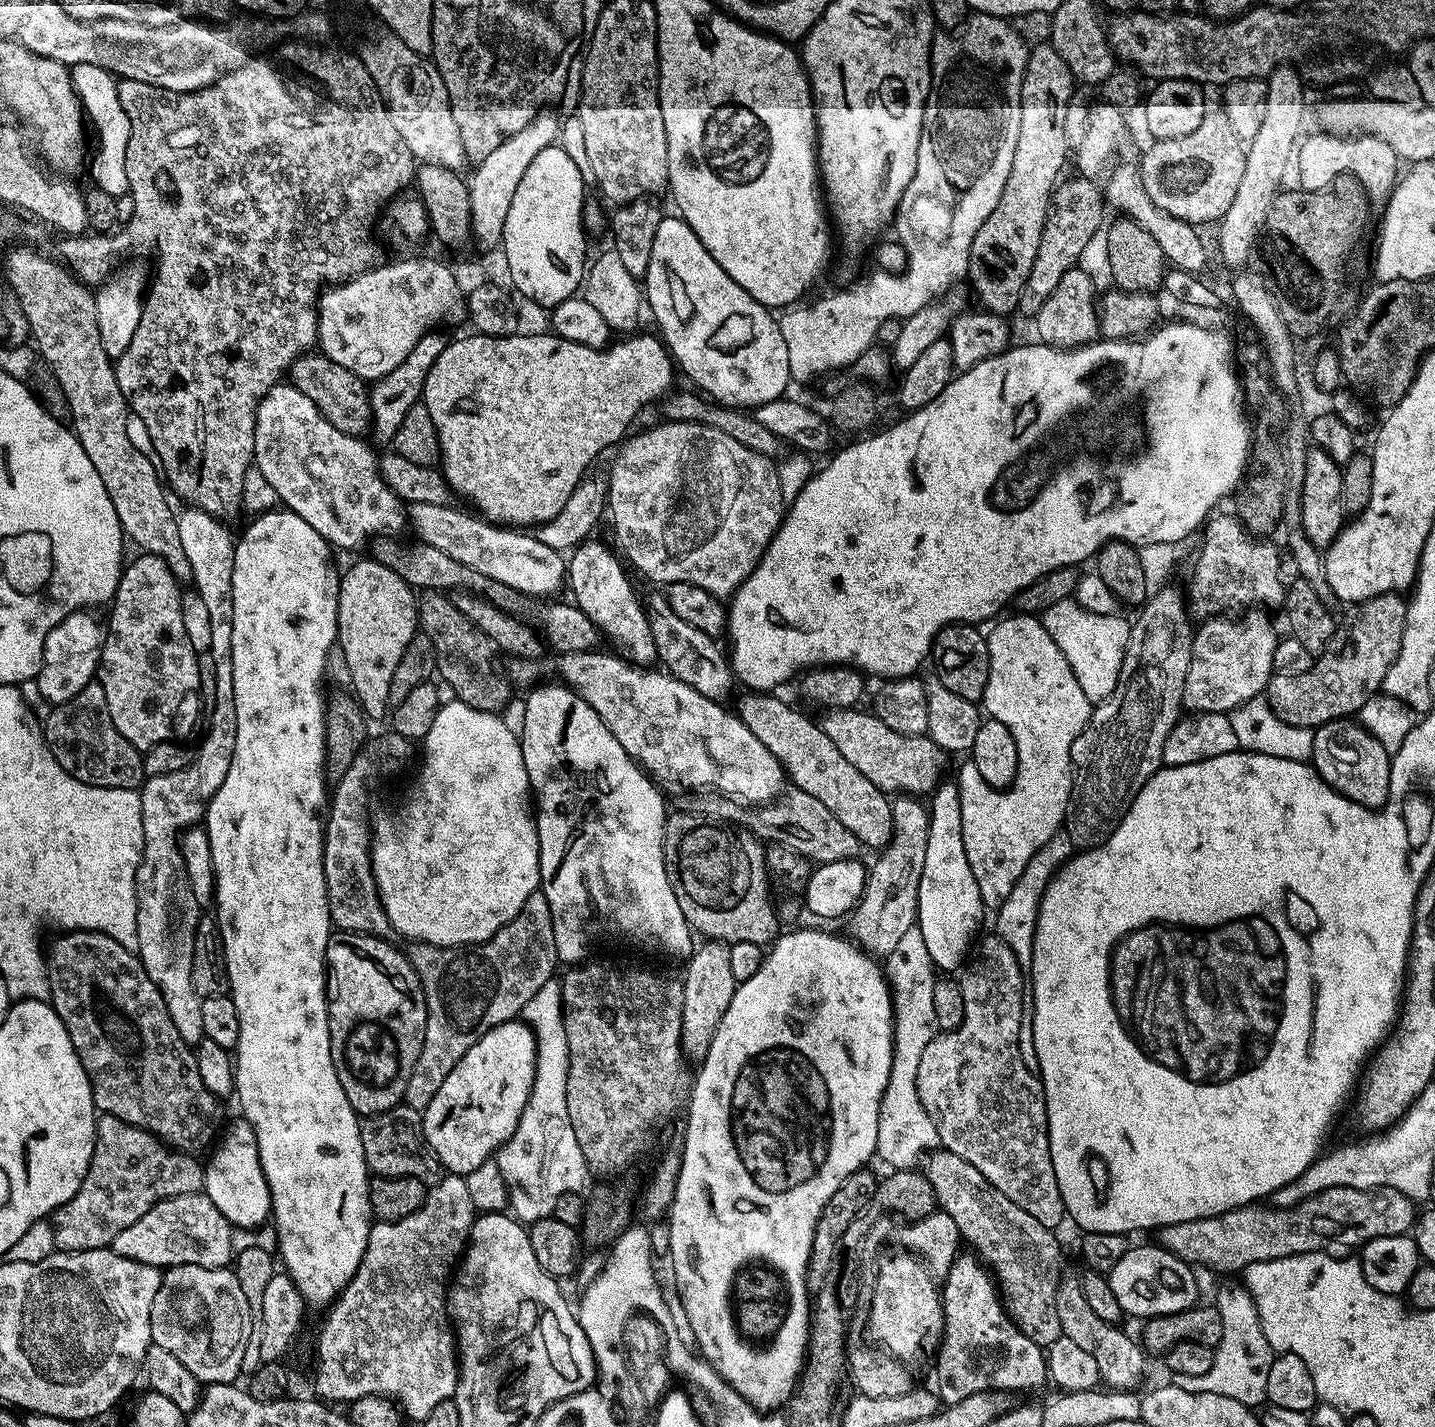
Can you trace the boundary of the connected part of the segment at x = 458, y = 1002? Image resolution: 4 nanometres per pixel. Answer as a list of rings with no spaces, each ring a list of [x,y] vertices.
[[[543,891],[530,894],[530,898],[526,898],[526,906],[522,906],[519,914],[509,924],[502,926],[498,934],[494,934],[482,944],[469,944],[463,951],[419,942],[409,943],[407,947],[408,961],[412,963],[420,985],[424,987],[428,1029],[424,1035],[422,1054],[410,1074],[410,1082],[406,1082],[403,1103],[423,1110],[430,1106],[430,1101],[434,1094],[438,1094],[442,1082],[446,1082],[446,1074],[450,1074],[450,1070],[458,1066],[466,1050],[470,1050],[470,1046],[474,1046],[474,1042],[478,1042],[478,1038],[482,1038],[494,1026],[517,1019],[523,1013],[526,1002],[530,1002],[530,998],[534,998],[534,994],[538,994],[538,990],[542,990],[542,986],[546,986],[546,982],[553,979],[555,972],[552,971],[558,968],[558,961],[550,902],[546,902]]]

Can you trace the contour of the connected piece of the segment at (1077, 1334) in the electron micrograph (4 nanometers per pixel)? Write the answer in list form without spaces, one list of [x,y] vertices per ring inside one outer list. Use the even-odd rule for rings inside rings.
[[[1065,1275],[1059,1284],[1058,1293],[1055,1294],[1055,1309],[1058,1312],[1058,1320],[1061,1335],[1070,1338],[1077,1343],[1082,1350],[1094,1354],[1094,1362],[1098,1364],[1101,1381],[1115,1391],[1131,1391],[1135,1389],[1144,1370],[1143,1347],[1128,1336],[1121,1327],[1104,1322],[1089,1307],[1086,1296],[1082,1292],[1080,1279],[1077,1275]]]

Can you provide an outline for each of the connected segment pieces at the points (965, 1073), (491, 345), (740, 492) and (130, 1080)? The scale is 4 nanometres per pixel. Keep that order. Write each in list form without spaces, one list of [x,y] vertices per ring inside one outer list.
[[[983,936],[979,937],[966,967],[958,976],[964,1011],[962,1022],[957,1028],[941,1031],[929,1042],[926,1050],[922,1050],[916,1093],[934,1122],[937,1141],[947,1151],[958,1154],[958,1158],[966,1158],[966,1162],[970,1162],[970,1166],[974,1166],[974,1170],[983,1174],[995,1188],[1002,1190],[1010,1202],[1022,1206],[1026,1214],[1034,1214],[1034,1218],[1047,1228],[1055,1229],[1056,1224],[1066,1220],[1066,1213],[1050,1158],[1048,1107],[1040,1078],[1027,1068],[1020,1049],[1026,972],[1014,950],[1010,950],[1000,936]]]
[[[471,334],[472,336],[464,336],[461,340],[445,343],[442,354],[438,354],[438,362],[434,362],[434,366],[430,366],[430,374],[426,378],[426,386],[424,387],[424,395],[422,402],[430,410],[430,418],[434,418],[434,426],[438,430],[438,442],[440,443],[440,460],[442,461],[442,471],[444,477],[448,479],[448,485],[452,487],[453,493],[457,497],[465,496],[470,503],[473,504],[471,507],[475,509],[477,513],[483,519],[489,522],[495,522],[501,526],[535,526],[538,524],[545,524],[550,522],[550,518],[554,518],[554,514],[558,514],[558,510],[562,510],[562,506],[566,506],[566,501],[570,499],[570,494],[574,494],[574,490],[579,486],[580,481],[584,479],[586,473],[589,471],[588,468],[600,455],[603,454],[607,448],[615,449],[617,445],[621,443],[629,435],[632,423],[636,420],[636,415],[647,406],[651,400],[659,401],[661,398],[669,395],[673,391],[674,385],[672,385],[672,368],[674,372],[674,361],[663,341],[663,339],[657,338],[655,335],[652,336],[632,336],[636,334],[628,334],[623,338],[617,339],[615,342],[609,343],[606,348],[591,348],[590,346],[582,346],[578,342],[570,342],[569,340],[562,339],[561,336],[555,334],[547,334],[548,336],[522,336],[523,334],[515,334],[512,336],[494,338],[492,336],[484,336],[479,334]]]
[[[684,420],[659,423],[653,428],[646,429],[645,432],[638,433],[637,436],[629,435],[615,453],[617,456],[616,461],[612,464],[612,472],[607,473],[608,502],[606,508],[610,516],[612,512],[612,528],[616,531],[617,538],[620,539],[621,549],[619,548],[619,551],[623,553],[626,560],[626,555],[628,555],[627,563],[629,565],[632,563],[638,571],[645,572],[652,580],[657,580],[660,586],[678,582],[693,583],[716,597],[731,597],[737,586],[756,568],[757,562],[762,558],[762,554],[768,548],[768,543],[776,535],[780,522],[784,518],[786,501],[782,498],[782,490],[778,486],[777,465],[770,462],[769,457],[742,446],[742,442],[730,438],[730,434],[717,428],[711,428],[705,424],[688,424]]]
[[[68,930],[57,936],[60,937],[46,948],[50,1003],[62,1018],[86,1070],[97,1113],[122,1118],[122,1122],[154,1134],[177,1152],[200,1154],[217,1139],[225,1123],[224,1108],[220,1105],[223,1103],[202,1083],[193,1045],[178,1034],[178,1026],[170,1019],[170,1010],[166,1010],[166,1002],[150,974],[146,974],[139,955],[101,932]]]

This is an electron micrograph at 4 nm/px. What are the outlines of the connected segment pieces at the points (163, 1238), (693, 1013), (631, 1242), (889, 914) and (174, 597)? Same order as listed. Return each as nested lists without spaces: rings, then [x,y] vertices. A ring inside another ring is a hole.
[[[203,1191],[168,1196],[158,1202],[134,1226],[126,1226],[118,1238],[111,1242],[112,1251],[131,1260],[149,1264],[161,1270],[175,1268],[177,1264],[193,1264],[207,1268],[226,1268],[233,1263],[234,1253],[230,1236],[232,1224],[210,1202]]]
[[[706,940],[693,951],[687,959],[685,976],[682,976],[682,1034],[680,1042],[685,1053],[688,1052],[703,1062],[710,1050],[710,1042],[718,1030],[718,1022],[722,1022],[722,1014],[726,1014],[726,1006],[736,993],[737,982],[730,967],[730,946],[723,941]]]
[[[634,1224],[616,1237],[611,1248],[612,1253],[604,1269],[589,1282],[588,1289],[580,1296],[578,1319],[586,1335],[596,1332],[596,1328],[608,1328],[608,1332],[616,1332],[616,1324],[620,1324],[620,1320],[626,1319],[626,1314],[632,1314],[638,1308],[649,1307],[655,1312],[669,1309],[664,1301],[664,1292],[656,1281],[656,1272],[652,1269],[651,1234],[642,1225]]]
[[[900,794],[892,800],[892,837],[879,853],[880,856],[868,868],[868,881],[860,901],[856,903],[847,917],[847,935],[855,943],[863,946],[873,957],[886,958],[894,946],[904,937],[905,931],[916,924],[916,907],[918,906],[918,882],[922,878],[922,866],[926,863],[926,838],[930,834],[928,810],[923,799],[915,795]]]
[[[137,555],[137,560],[127,565],[120,574],[116,597],[110,605],[104,645],[100,651],[98,681],[106,692],[106,706],[110,710],[113,726],[134,747],[147,750],[155,744],[164,744],[175,736],[184,736],[188,727],[202,712],[200,707],[200,679],[198,678],[198,653],[186,638],[182,623],[181,581],[176,579],[170,566],[158,556]]]

